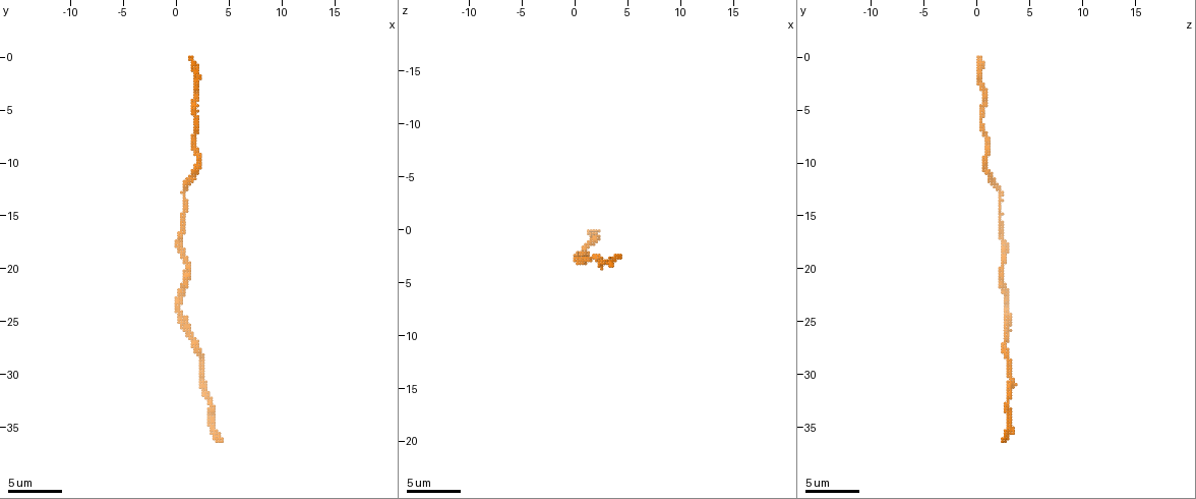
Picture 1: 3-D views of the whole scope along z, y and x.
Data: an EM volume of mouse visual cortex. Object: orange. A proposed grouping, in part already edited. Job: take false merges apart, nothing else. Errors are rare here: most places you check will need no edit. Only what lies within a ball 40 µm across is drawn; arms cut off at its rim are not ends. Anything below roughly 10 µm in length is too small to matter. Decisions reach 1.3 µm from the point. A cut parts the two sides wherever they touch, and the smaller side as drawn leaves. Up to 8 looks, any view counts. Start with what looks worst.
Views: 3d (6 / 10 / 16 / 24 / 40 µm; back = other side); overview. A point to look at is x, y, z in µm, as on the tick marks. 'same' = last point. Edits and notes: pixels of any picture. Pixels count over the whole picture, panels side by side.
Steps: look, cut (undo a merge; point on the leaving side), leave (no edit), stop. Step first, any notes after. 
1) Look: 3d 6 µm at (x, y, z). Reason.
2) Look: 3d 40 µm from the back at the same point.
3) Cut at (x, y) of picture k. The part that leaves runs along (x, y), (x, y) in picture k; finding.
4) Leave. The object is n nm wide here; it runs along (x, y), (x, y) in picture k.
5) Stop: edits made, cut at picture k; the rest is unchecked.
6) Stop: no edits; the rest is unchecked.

Look: 3d 10 µm at (1.0, 12.8, 2.2). Sudden change in width.

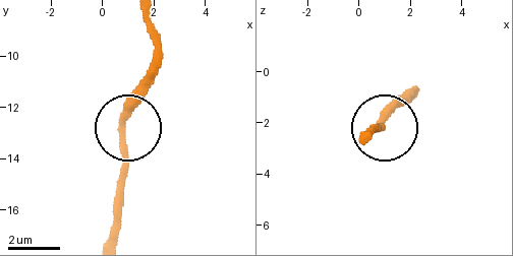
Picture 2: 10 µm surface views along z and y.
Look: 3d 10 µm from the back at the same point.

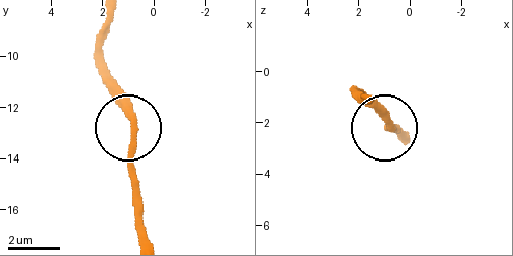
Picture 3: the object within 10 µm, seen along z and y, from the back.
Leave. It runs along (140, 239), (133, 115), (103, 77) in picture 3; one neuron here.

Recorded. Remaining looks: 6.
Look: 3d 16 µm at (0.8, 18.8, 2.4).

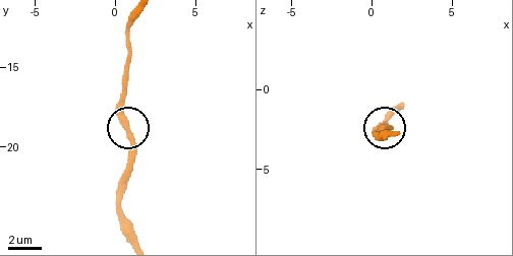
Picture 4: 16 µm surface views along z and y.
Leave. The object is 370 nm wide here; all the same neuron.

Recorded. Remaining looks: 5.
Look: 3d 10 µm at (0.4, 23.4, 2.8). Thin neck.

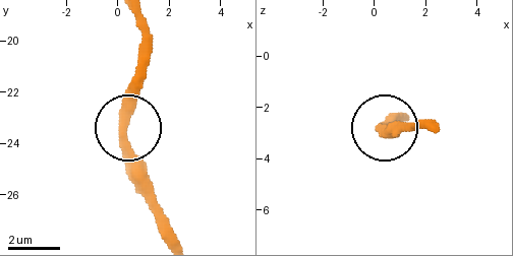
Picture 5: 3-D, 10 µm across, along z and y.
Leave. The object is 300 nm wide here; it runs along (137, 20), (144, 79), (124, 144), (137, 188) in picture 5; all the same neuron.

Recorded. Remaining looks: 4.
Look: 3d 10 µm at (1.8, 6.0, 0.2).

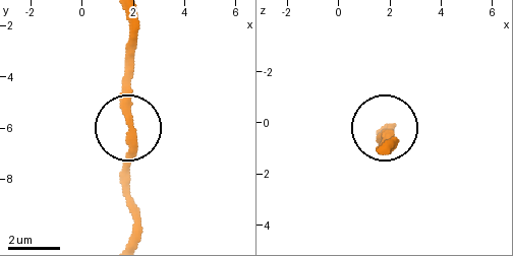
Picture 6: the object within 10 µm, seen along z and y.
Leave. It runs along (134, 236), (127, 61) in picture 6; continuous, no second neuron.

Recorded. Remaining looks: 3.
Stop: no edits; the rest is unchecked.

